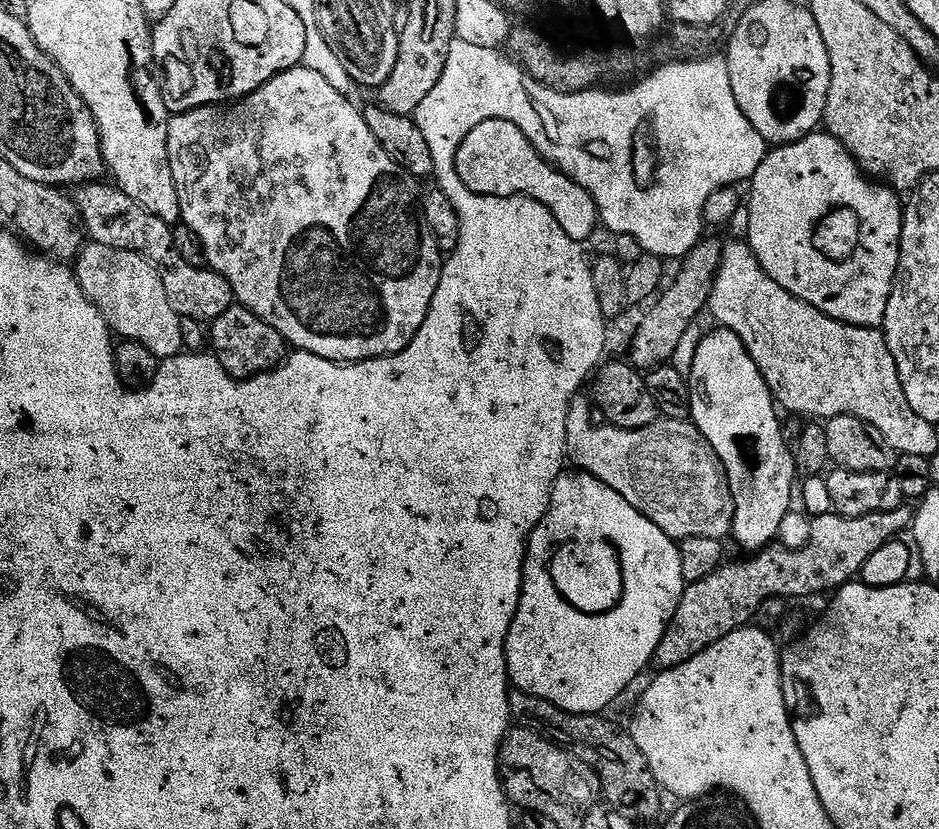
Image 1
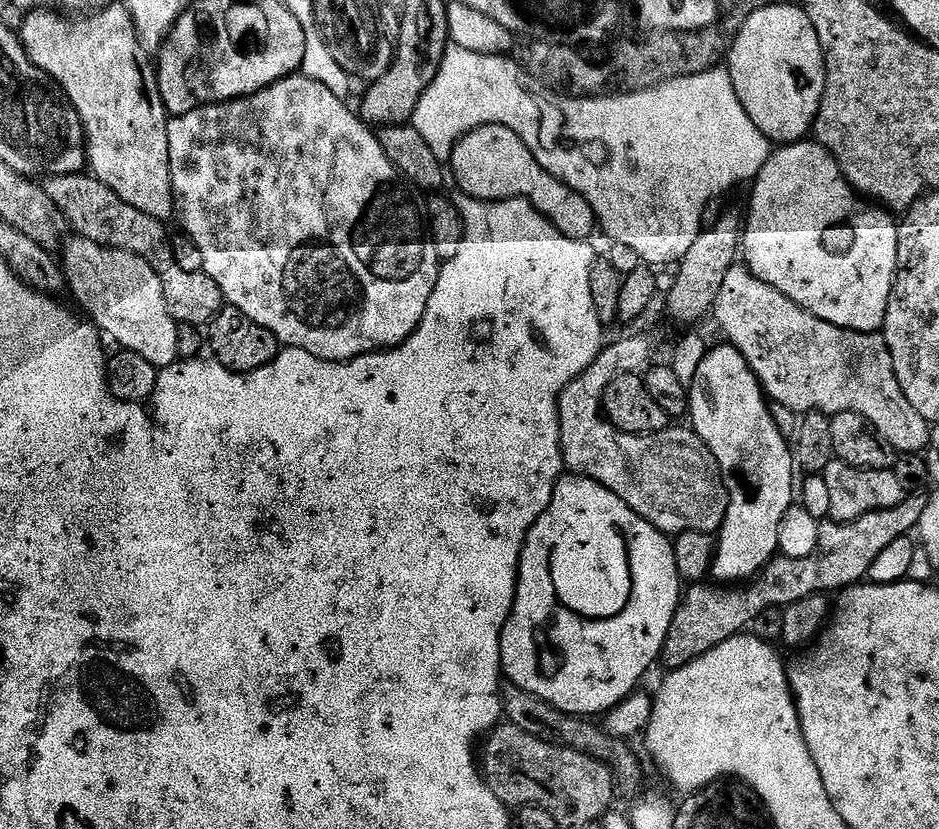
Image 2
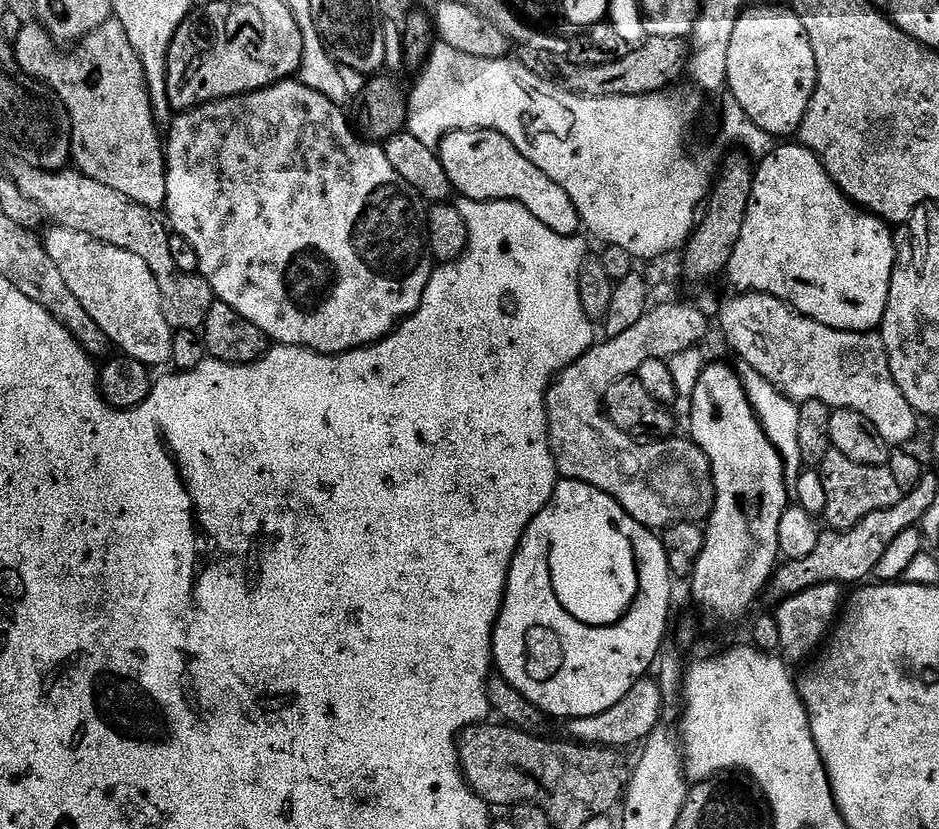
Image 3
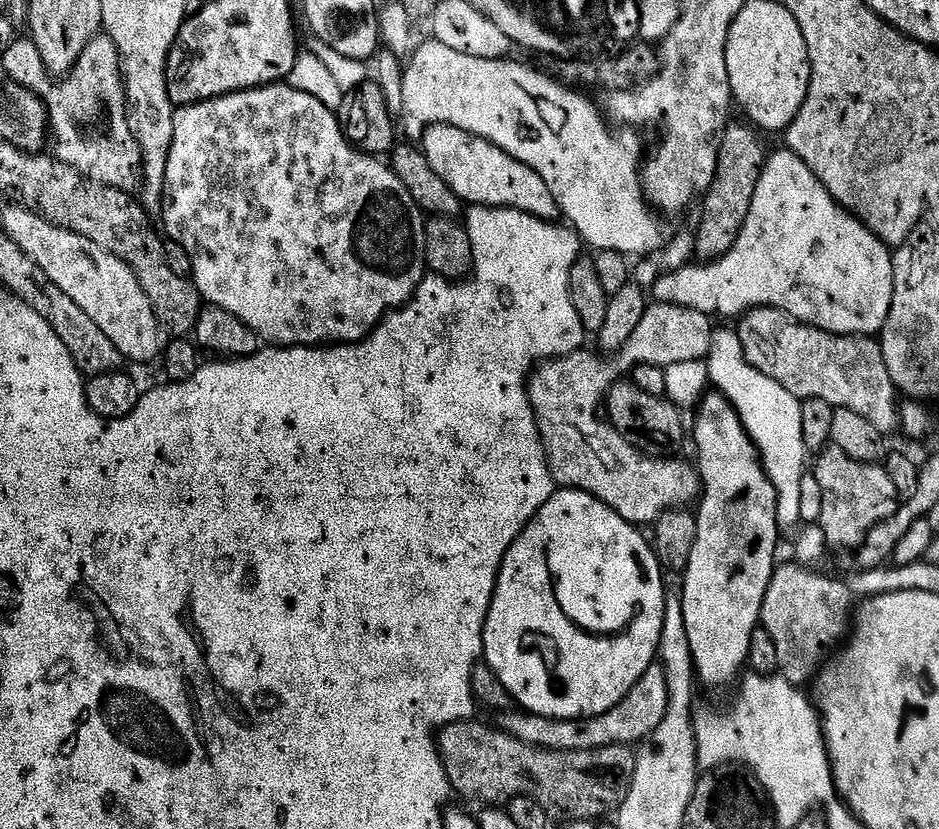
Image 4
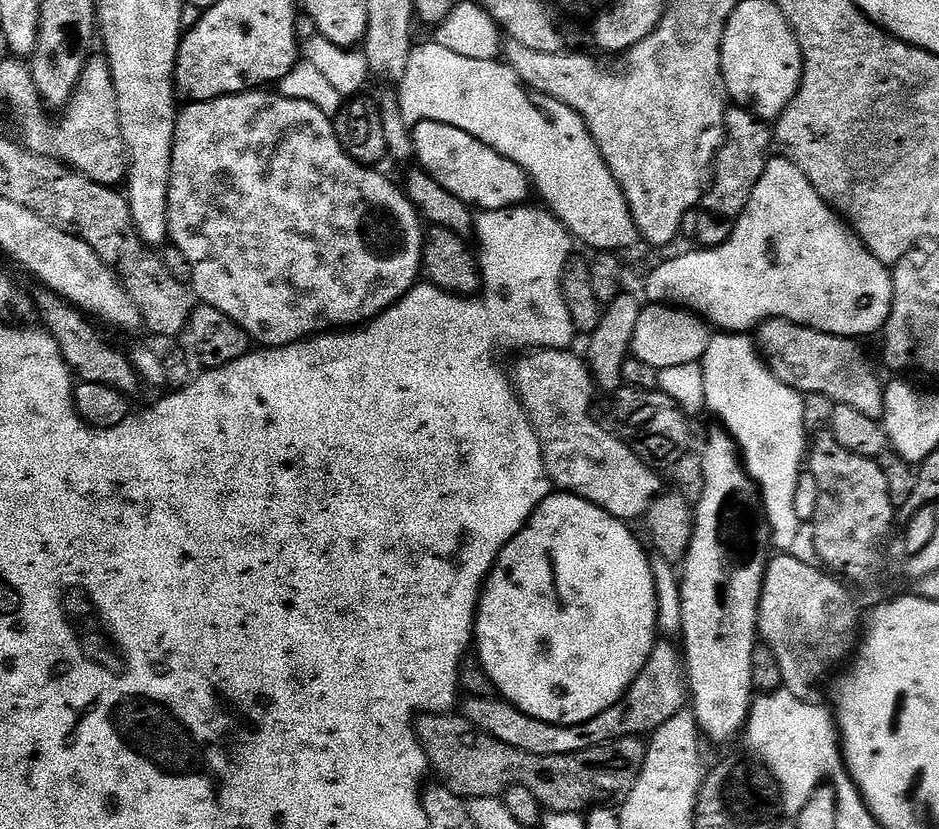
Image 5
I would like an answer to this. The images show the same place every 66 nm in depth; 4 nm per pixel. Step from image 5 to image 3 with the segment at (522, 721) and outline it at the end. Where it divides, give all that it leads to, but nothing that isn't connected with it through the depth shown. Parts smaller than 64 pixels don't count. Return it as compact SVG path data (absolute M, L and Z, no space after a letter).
M652 678L639 680L610 710L602 714L594 714L586 718L567 721L569 741L591 746L593 748L610 748L613 750L625 750L631 744L643 745L648 736L662 724L661 716L664 710L662 690L659 689L657 681Z

